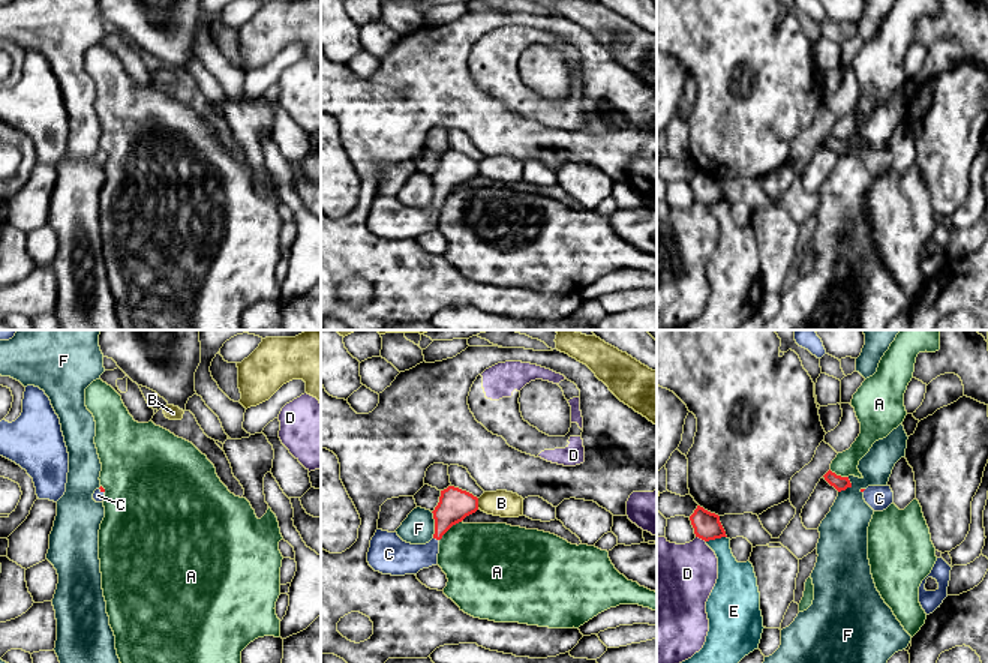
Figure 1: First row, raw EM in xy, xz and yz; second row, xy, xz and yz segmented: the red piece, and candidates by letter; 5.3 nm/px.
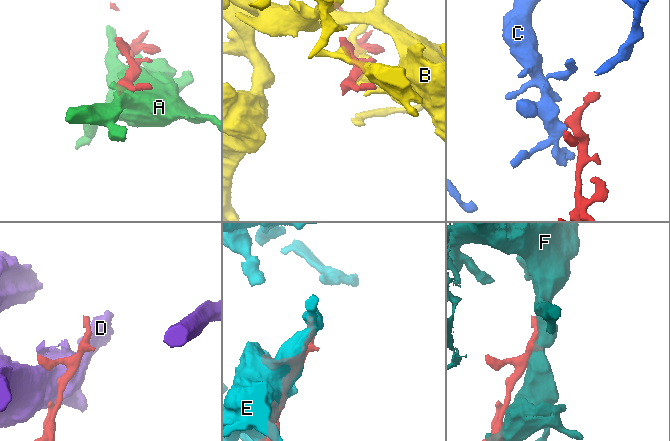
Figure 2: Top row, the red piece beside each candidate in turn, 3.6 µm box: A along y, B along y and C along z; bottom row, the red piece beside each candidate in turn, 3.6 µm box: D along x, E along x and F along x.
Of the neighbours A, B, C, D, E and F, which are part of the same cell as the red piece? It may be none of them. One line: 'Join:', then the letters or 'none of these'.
Join: C

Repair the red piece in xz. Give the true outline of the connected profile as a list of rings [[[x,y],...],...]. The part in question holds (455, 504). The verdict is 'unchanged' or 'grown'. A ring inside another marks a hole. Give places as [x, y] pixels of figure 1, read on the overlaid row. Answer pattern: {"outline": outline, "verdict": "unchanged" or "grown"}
{"outline": [[[454,486],[441,490],[435,507],[435,534],[426,544],[403,542],[397,532],[376,530],[367,552],[369,566],[382,574],[417,574],[438,564],[439,540],[456,524],[478,510],[478,498]]], "verdict": "grown"}

